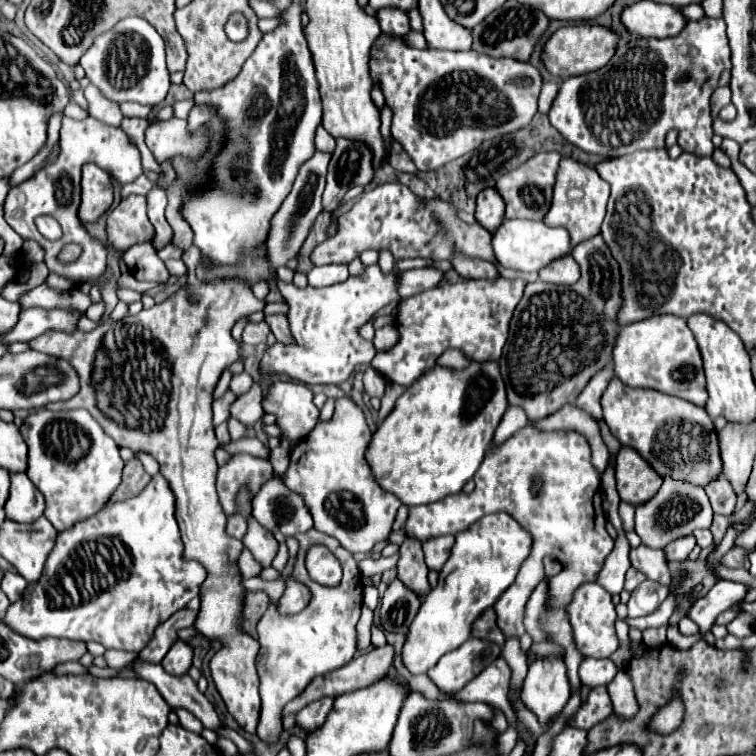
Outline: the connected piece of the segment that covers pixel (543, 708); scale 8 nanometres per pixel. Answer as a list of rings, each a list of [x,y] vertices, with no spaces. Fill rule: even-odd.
[[[536,659],[528,669],[520,699],[538,717],[542,729],[548,729],[570,699],[564,659]]]

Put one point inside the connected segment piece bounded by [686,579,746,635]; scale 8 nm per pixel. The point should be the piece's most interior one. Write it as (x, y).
(724, 594)

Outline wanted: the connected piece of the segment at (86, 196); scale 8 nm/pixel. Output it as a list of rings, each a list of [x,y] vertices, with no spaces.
[[[86,163],[82,167],[82,203],[80,203],[80,219],[82,223],[96,221],[100,215],[108,211],[112,205],[114,187],[110,185],[108,171]]]

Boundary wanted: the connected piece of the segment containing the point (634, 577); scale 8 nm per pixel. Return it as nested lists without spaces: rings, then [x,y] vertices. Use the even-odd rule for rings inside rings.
[[[628,569],[628,573],[626,573],[626,583],[624,583],[624,589],[630,593],[630,591],[634,591],[642,581],[644,581],[646,577],[642,575],[642,573],[638,573],[636,569]]]

